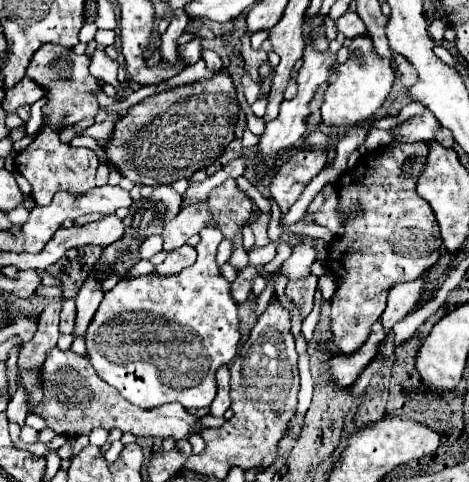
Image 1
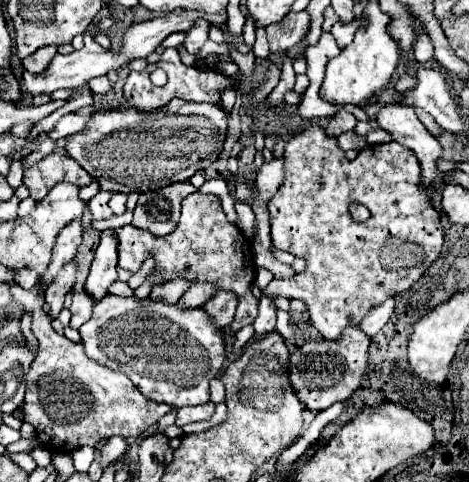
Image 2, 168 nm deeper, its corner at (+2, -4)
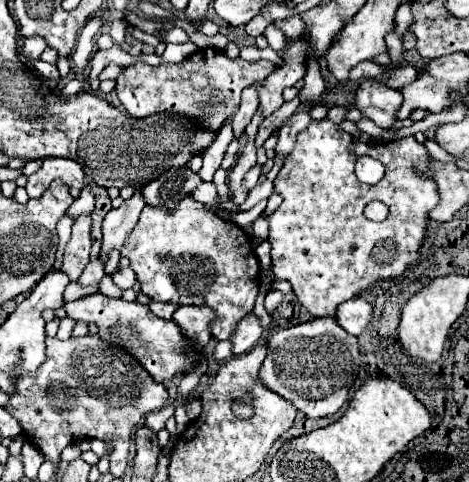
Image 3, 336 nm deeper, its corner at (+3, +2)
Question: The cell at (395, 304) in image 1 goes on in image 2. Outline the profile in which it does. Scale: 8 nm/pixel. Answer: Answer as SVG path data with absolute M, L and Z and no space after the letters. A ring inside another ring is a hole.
M386 299L384 303L372 307L356 327L364 331L368 337L374 337L388 323L392 313L394 313L394 299Z

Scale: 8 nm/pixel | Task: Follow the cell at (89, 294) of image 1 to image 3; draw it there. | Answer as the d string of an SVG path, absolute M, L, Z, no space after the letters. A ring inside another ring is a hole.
M137 189L135 195L125 201L119 209L111 209L105 219L103 219L103 245L101 245L101 261L109 261L109 253L113 249L119 249L121 243L127 241L129 231L133 231L133 227L139 221L141 209L145 207L145 201L141 197L141 191Z

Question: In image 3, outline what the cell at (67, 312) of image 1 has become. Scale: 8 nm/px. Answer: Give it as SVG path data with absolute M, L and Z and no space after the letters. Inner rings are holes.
M95 259L95 261L91 261L87 267L85 267L85 271L81 273L81 277L79 277L79 285L81 287L89 287L89 285L99 285L99 281L103 279L103 263L99 261L99 259Z

